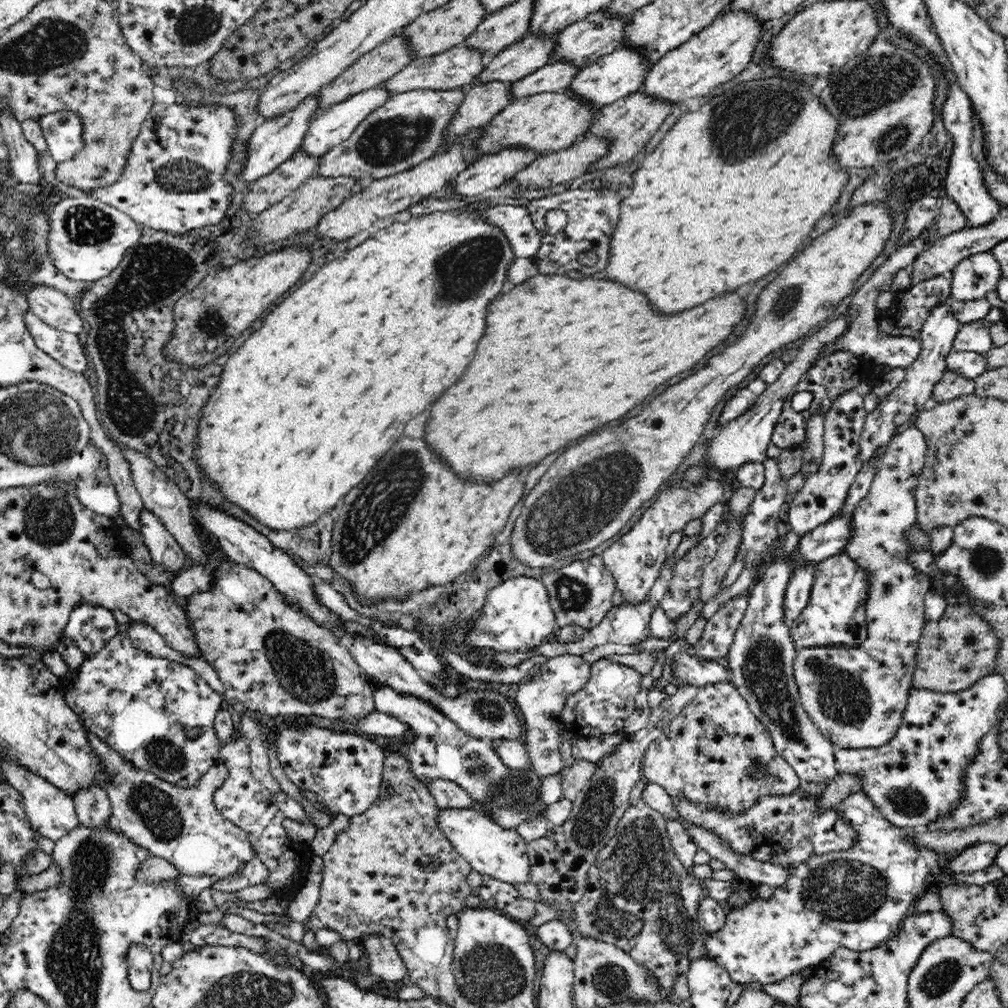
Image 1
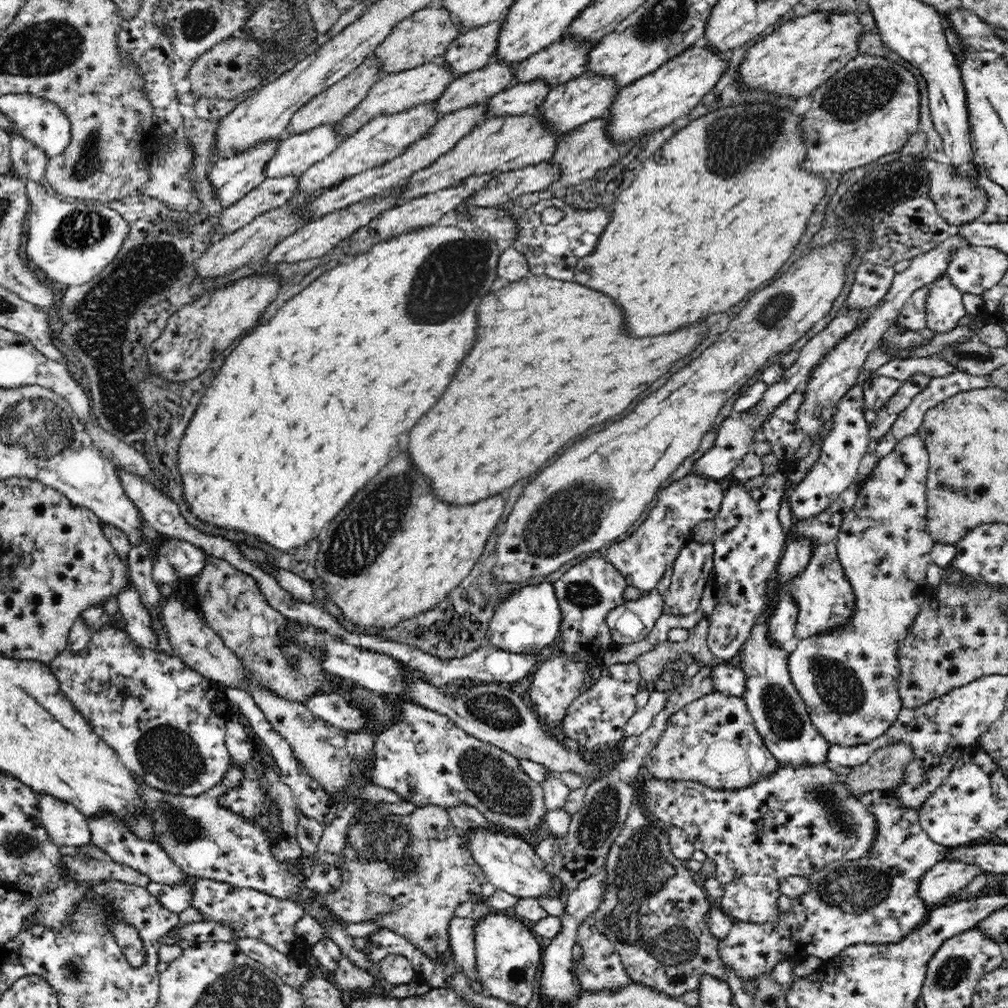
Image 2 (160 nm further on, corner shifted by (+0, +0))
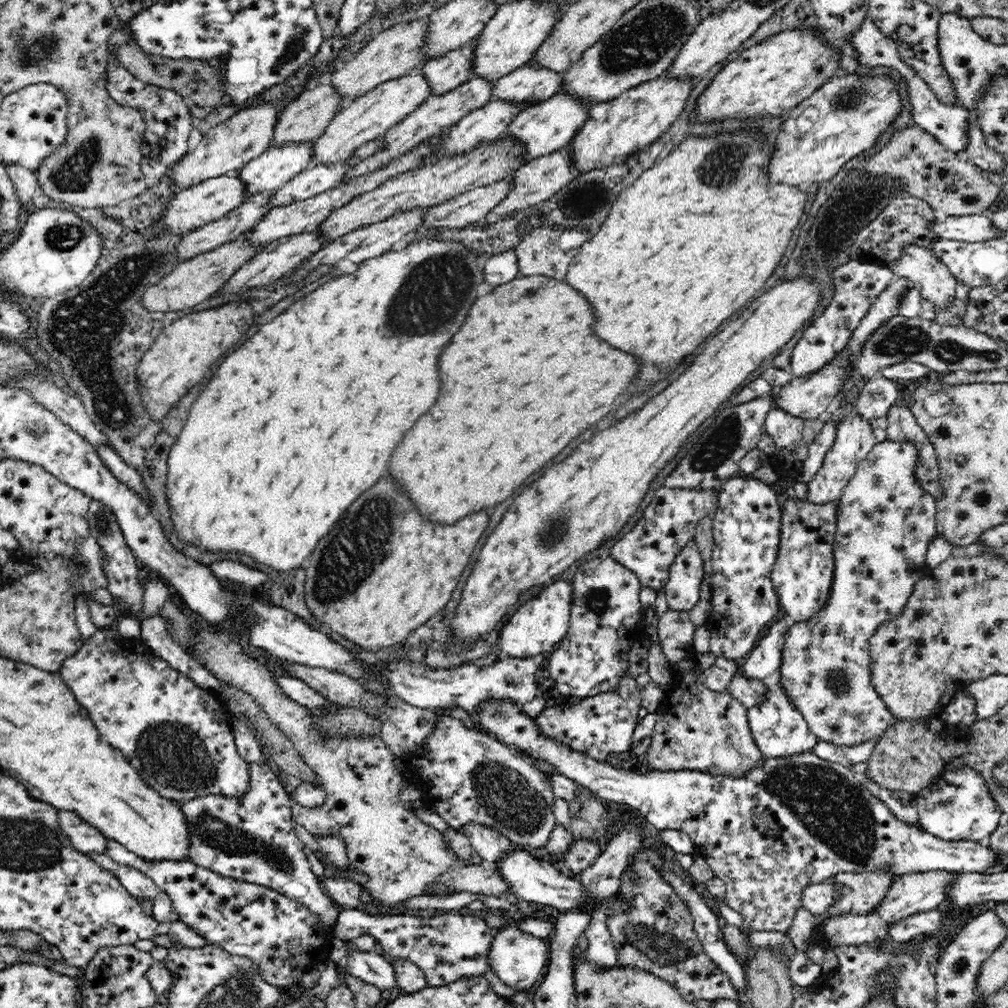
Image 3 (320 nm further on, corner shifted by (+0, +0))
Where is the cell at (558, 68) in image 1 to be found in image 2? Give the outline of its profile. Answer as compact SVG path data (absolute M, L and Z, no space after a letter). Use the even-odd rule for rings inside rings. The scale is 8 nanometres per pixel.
M542 78L513 84L489 101L489 113L485 114L484 119L496 115L534 113L545 102L549 90L550 83Z

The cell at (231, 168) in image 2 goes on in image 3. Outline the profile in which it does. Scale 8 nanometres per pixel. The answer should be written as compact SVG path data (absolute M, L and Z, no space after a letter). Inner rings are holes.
M240 171L204 179L202 183L183 189L168 204L168 214L166 214L168 224L166 225L170 225L174 231L181 231L184 228L190 230L197 229L206 223L214 222L241 205L246 198L245 190L246 182L242 180Z

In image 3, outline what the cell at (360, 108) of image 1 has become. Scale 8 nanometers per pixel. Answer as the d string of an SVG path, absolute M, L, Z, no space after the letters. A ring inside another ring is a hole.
M314 140L286 142L270 146L266 152L247 162L240 168L242 180L246 182L245 196L264 190L276 192L295 175L313 166L314 146Z

